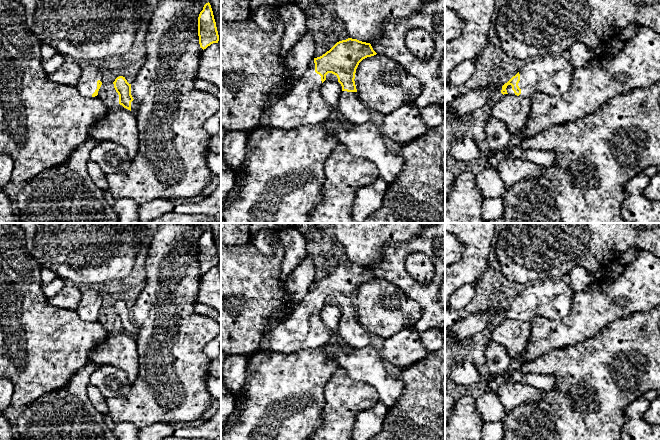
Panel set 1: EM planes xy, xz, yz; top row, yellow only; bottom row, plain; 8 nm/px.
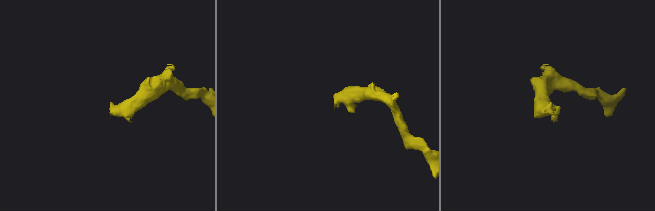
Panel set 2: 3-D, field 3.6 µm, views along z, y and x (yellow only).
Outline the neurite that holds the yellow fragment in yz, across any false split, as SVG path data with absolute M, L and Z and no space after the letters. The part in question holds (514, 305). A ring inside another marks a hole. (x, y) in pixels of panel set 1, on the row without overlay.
M547 278L529 284L502 310L501 317L529 322L534 316L558 320L565 318L574 298L574 290L561 278Z

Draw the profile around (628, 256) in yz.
M632 247L628 249L626 252L624 252L624 254L619 259L619 262L624 265L627 265L637 257L639 252L640 252L640 249L638 247Z

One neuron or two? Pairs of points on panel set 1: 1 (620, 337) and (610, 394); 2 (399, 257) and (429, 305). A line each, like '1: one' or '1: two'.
1: one
2: one

